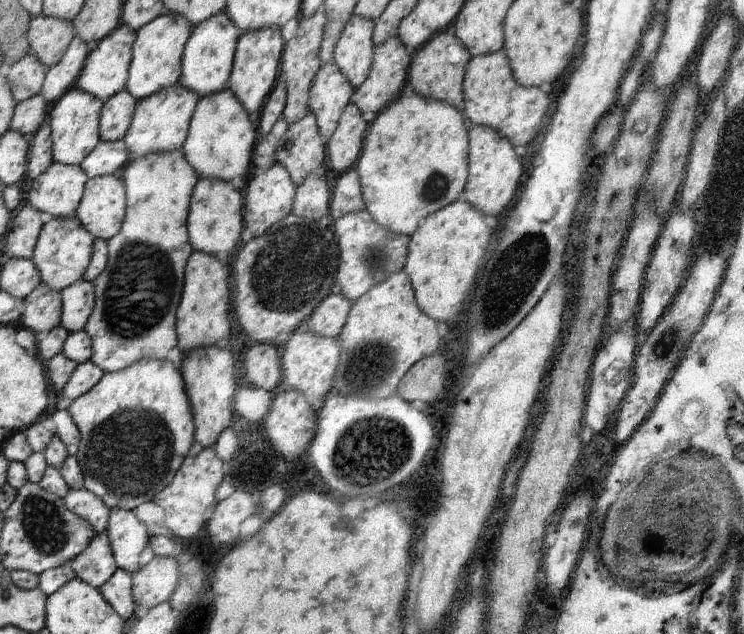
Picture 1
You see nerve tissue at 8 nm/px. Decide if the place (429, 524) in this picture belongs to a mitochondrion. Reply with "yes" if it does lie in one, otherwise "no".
no

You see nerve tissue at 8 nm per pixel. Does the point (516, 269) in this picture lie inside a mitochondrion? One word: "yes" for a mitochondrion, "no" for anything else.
yes

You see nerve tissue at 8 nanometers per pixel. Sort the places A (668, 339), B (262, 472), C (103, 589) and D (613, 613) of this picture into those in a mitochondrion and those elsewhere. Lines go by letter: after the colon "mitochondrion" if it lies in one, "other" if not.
A: mitochondrion
B: other
C: other
D: other

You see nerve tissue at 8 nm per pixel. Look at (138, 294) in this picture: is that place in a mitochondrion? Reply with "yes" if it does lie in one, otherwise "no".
yes

